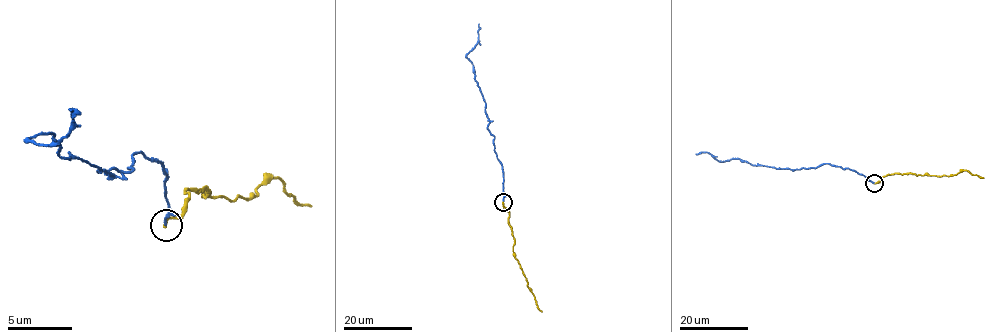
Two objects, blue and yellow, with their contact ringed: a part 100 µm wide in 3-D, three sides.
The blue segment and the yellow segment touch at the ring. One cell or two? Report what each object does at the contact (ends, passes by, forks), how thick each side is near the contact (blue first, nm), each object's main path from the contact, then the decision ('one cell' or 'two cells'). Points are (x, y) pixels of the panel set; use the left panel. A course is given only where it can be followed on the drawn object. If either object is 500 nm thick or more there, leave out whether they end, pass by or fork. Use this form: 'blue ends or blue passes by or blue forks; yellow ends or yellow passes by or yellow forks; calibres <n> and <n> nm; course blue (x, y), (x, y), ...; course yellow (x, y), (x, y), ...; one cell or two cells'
blue ends; yellow passes by; calibres 160 and 140 nm; course blue (165, 226), (165, 171), (142, 151), (113, 177), (62, 158), (52, 135), (29, 138), (55, 145), (74, 116); course yellow (165, 226), (181, 213), (184, 193), (252, 197), (269, 177), (278, 177), (295, 200), (311, 206); one cell

